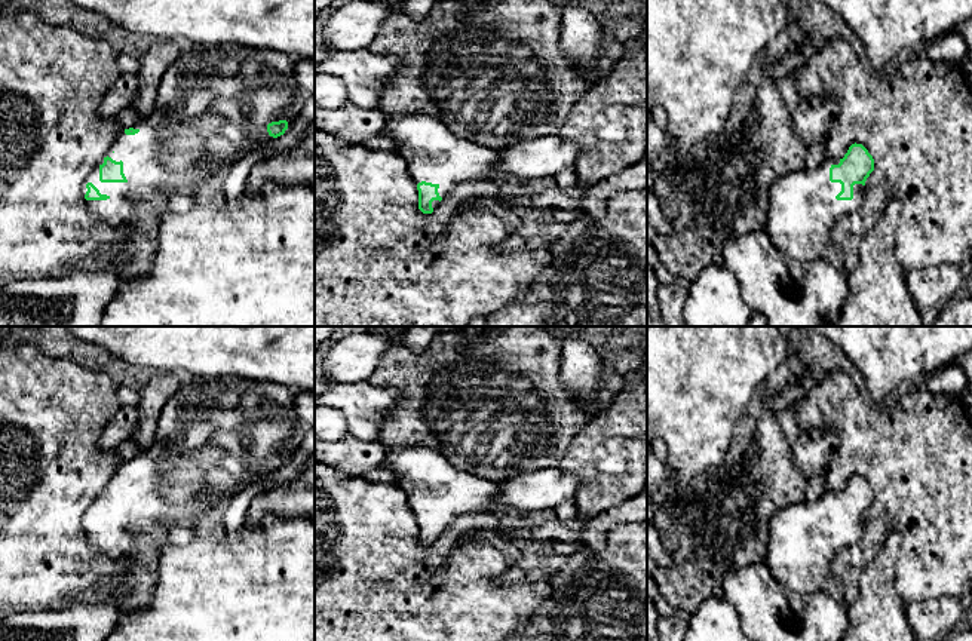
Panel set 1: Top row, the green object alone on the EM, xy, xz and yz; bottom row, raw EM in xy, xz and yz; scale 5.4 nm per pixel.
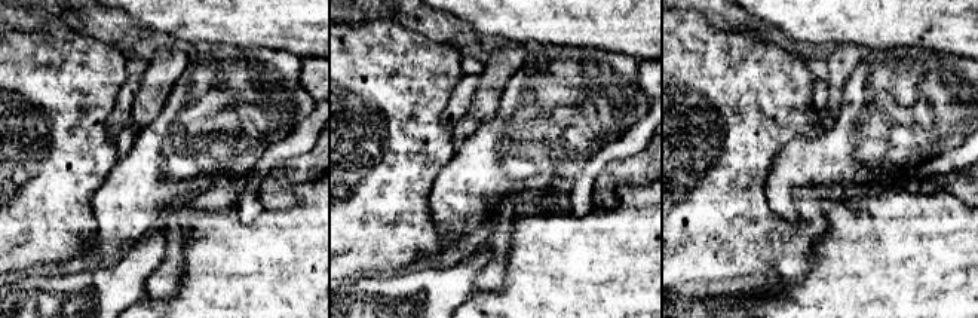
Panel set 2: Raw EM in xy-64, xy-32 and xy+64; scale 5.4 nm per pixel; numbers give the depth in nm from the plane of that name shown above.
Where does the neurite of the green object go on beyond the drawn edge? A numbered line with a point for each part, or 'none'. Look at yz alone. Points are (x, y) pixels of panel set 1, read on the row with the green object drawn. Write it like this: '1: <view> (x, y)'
1: yz (803, 209)

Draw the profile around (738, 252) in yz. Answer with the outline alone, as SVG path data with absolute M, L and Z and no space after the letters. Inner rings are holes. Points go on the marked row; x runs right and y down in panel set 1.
M761 230L726 240L723 260L739 279L745 303L767 319L767 326L822 326L824 319L835 322L840 316L847 282L824 257L807 263L792 260Z

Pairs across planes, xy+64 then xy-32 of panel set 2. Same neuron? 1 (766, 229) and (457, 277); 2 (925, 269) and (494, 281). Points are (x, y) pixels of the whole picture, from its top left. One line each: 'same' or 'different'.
1: different
2: different

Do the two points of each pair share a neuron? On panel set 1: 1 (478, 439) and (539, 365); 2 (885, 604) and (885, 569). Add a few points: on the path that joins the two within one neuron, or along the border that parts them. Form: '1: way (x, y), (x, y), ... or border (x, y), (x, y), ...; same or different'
1: way (488, 422), (494, 410), (521, 383); same
2: way (885, 595), (885, 577); same

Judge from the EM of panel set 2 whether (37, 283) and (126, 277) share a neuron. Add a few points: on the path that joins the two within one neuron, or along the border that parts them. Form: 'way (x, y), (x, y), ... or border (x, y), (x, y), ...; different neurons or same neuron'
way (60, 287), (85, 287), (92, 281), (104, 281); same neuron

